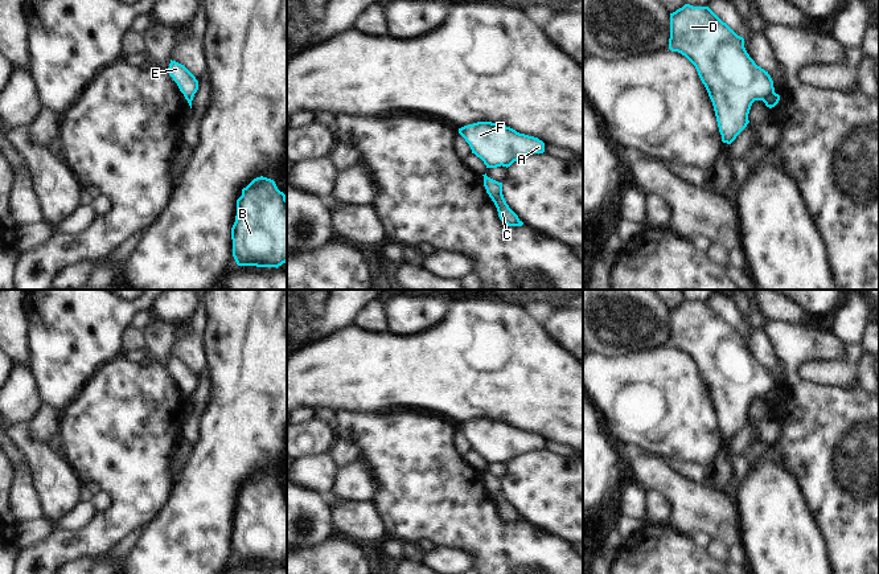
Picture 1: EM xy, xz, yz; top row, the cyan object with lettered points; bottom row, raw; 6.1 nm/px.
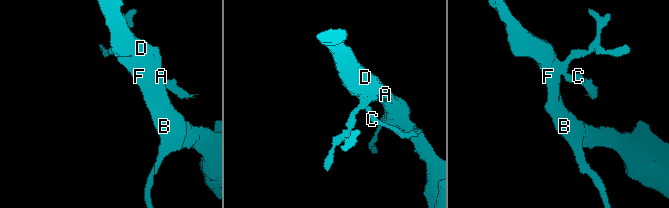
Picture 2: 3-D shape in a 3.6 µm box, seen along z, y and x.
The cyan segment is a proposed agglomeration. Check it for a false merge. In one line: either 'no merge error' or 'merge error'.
merge error

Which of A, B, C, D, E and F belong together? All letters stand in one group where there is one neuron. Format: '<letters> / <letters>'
A B D E F / C

